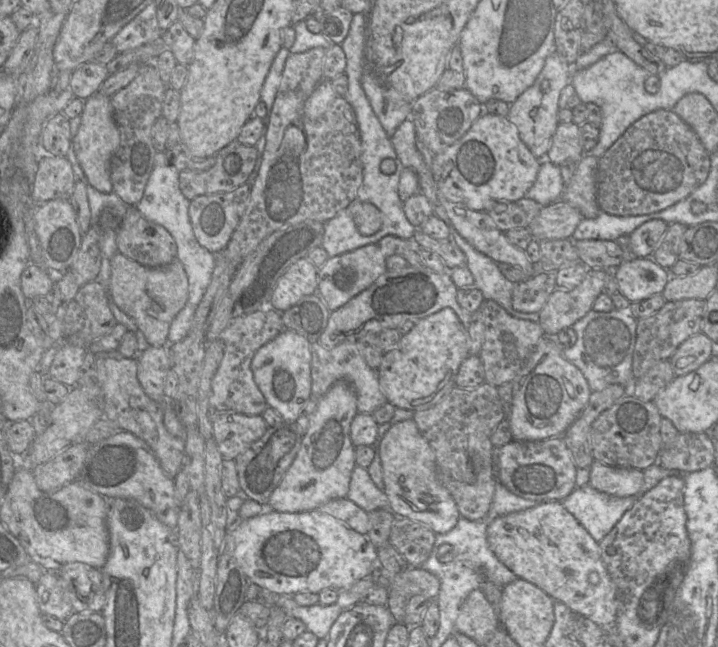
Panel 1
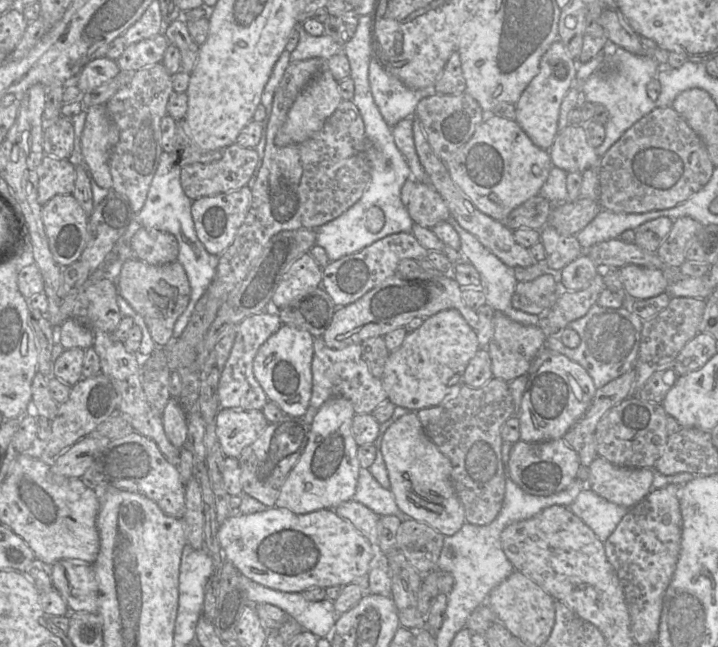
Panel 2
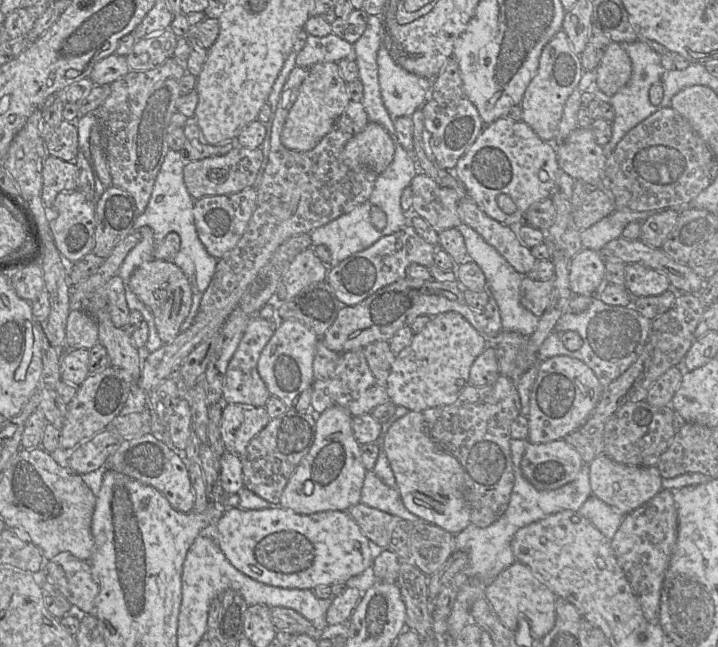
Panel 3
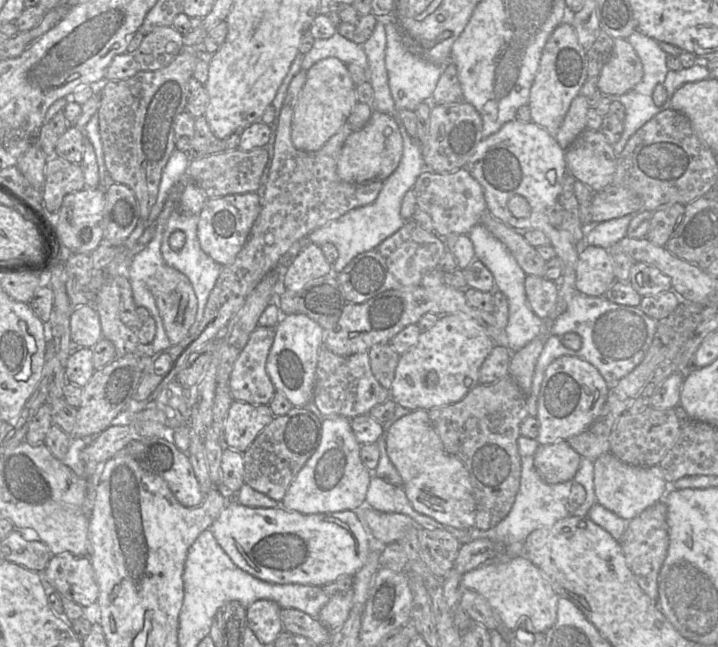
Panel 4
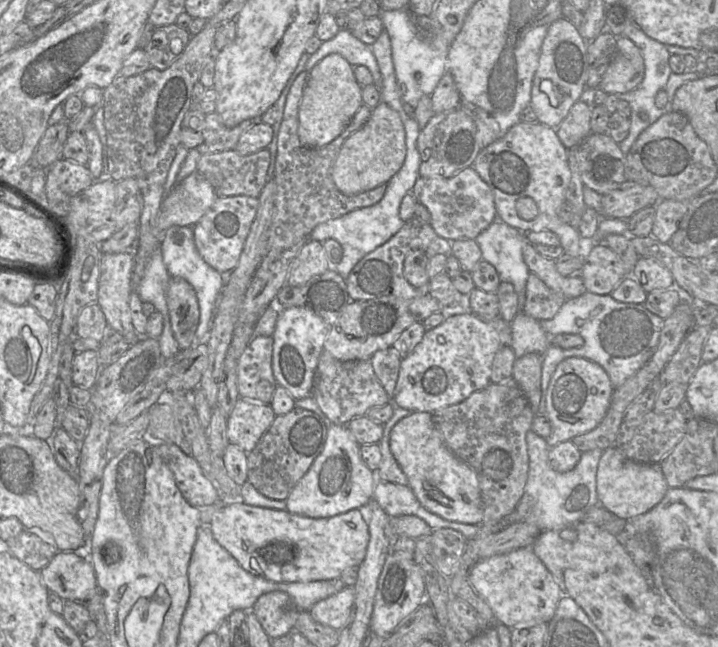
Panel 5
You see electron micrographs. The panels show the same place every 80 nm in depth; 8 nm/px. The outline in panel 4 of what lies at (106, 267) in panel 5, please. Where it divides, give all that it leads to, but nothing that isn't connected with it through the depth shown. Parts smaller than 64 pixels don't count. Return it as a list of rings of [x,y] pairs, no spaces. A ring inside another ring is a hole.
[[[114,279],[106,281],[97,292],[94,303],[89,305],[93,305],[97,310],[103,337],[114,344],[118,357],[127,354],[152,357],[157,353],[153,352],[151,344],[143,345],[137,333],[120,319],[120,290]]]

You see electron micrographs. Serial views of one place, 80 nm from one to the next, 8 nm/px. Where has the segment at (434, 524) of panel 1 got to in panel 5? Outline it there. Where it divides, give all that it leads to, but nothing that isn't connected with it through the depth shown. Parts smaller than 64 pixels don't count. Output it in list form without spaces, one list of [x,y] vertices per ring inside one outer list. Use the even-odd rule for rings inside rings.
[[[414,411],[401,419],[391,430],[390,449],[423,507],[449,521],[482,524],[483,507],[477,474],[448,448],[431,413]]]

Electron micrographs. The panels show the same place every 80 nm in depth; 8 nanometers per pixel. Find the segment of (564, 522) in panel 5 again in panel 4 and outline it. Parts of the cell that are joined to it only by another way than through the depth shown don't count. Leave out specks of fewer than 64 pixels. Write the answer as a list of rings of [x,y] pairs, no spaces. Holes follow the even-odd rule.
[[[520,436],[518,450],[522,462],[522,475],[519,491],[508,515],[489,530],[471,529],[471,540],[487,538],[498,548],[498,555],[515,558],[523,555],[526,538],[535,530],[551,527],[555,522],[567,517],[587,516],[590,508],[597,502],[594,490],[594,461],[582,458],[575,476],[563,483],[545,483],[534,467],[534,455],[539,447],[536,439]]]

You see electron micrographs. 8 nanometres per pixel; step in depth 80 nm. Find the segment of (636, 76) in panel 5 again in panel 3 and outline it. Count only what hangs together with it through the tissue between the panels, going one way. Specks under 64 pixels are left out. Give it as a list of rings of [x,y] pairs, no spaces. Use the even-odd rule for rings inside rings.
[[[611,42],[596,68],[595,87],[604,94],[616,94],[630,80],[632,62],[621,44]]]

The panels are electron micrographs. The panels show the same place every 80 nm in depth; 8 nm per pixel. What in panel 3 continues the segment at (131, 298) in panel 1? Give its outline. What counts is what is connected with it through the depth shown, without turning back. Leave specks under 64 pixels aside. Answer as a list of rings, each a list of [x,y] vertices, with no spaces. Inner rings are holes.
[[[151,259],[135,269],[129,280],[129,286],[151,311],[163,344],[171,343],[181,332],[180,326],[192,305],[192,289],[187,276],[171,260]]]

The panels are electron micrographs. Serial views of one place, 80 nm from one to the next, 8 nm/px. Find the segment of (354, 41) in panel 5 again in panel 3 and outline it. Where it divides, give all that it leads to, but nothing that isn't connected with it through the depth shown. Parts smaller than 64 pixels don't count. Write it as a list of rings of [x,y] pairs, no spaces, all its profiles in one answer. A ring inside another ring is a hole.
[[[307,32],[303,49],[297,53],[296,66],[310,68],[318,63],[338,62],[342,59],[356,60],[354,45],[331,33],[317,37]]]

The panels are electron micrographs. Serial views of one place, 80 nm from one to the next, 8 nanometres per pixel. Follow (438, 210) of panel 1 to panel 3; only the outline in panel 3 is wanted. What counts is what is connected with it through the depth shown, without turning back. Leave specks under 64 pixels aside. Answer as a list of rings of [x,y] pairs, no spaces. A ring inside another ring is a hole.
[[[461,223],[457,229],[464,237],[468,258],[474,261],[485,275],[487,282],[486,290],[495,299],[498,305],[502,329],[518,332],[527,337],[532,335],[537,328],[539,318],[526,309],[520,302],[520,284],[524,276],[517,272],[493,246],[488,244],[482,236],[470,226]]]

